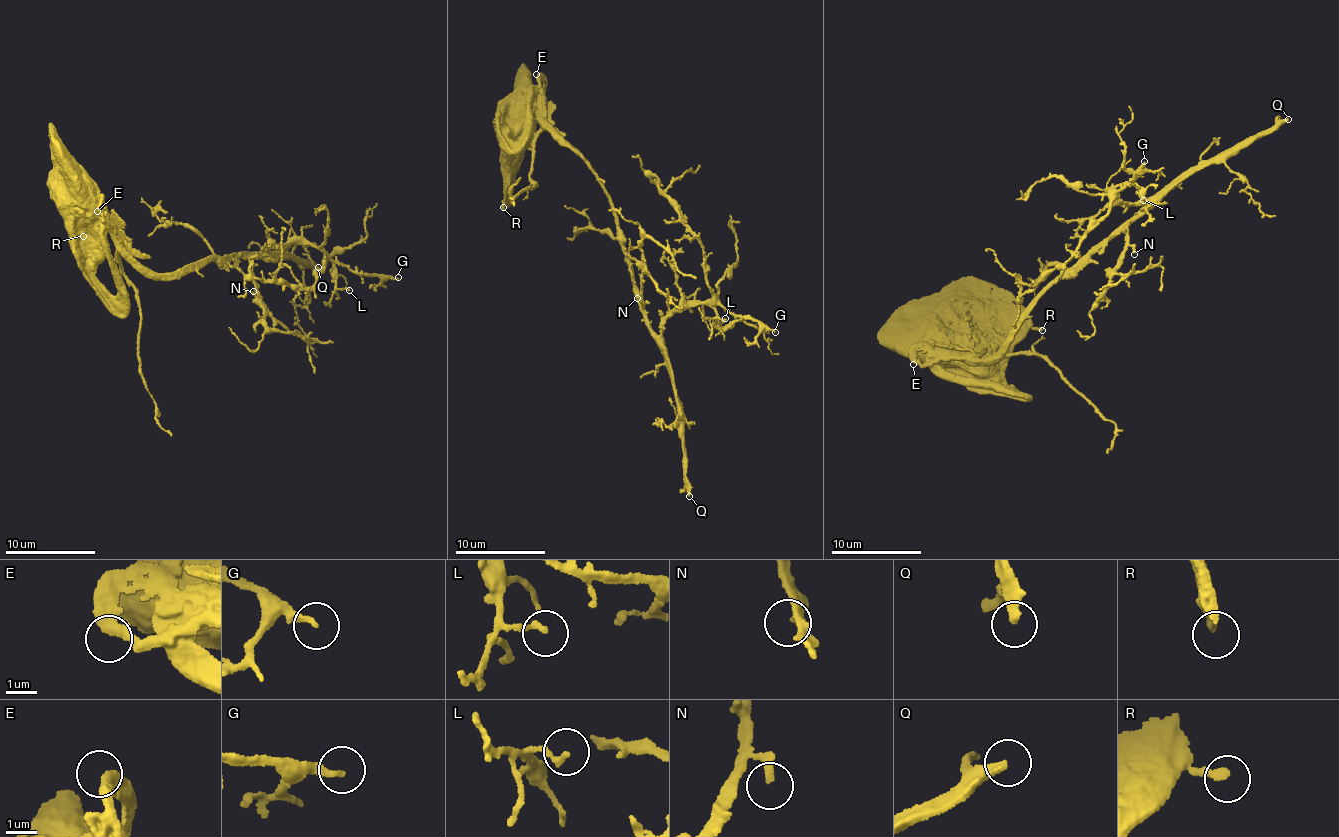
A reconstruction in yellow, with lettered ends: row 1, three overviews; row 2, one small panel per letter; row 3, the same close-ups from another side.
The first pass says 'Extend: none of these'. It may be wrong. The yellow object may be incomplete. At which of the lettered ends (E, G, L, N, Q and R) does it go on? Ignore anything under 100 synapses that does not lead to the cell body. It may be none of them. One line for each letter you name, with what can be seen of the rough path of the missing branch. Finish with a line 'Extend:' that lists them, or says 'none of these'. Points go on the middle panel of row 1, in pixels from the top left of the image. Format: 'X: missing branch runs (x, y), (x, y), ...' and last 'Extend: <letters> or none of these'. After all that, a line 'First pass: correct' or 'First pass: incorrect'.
Extend: Q
First pass: incorrect

